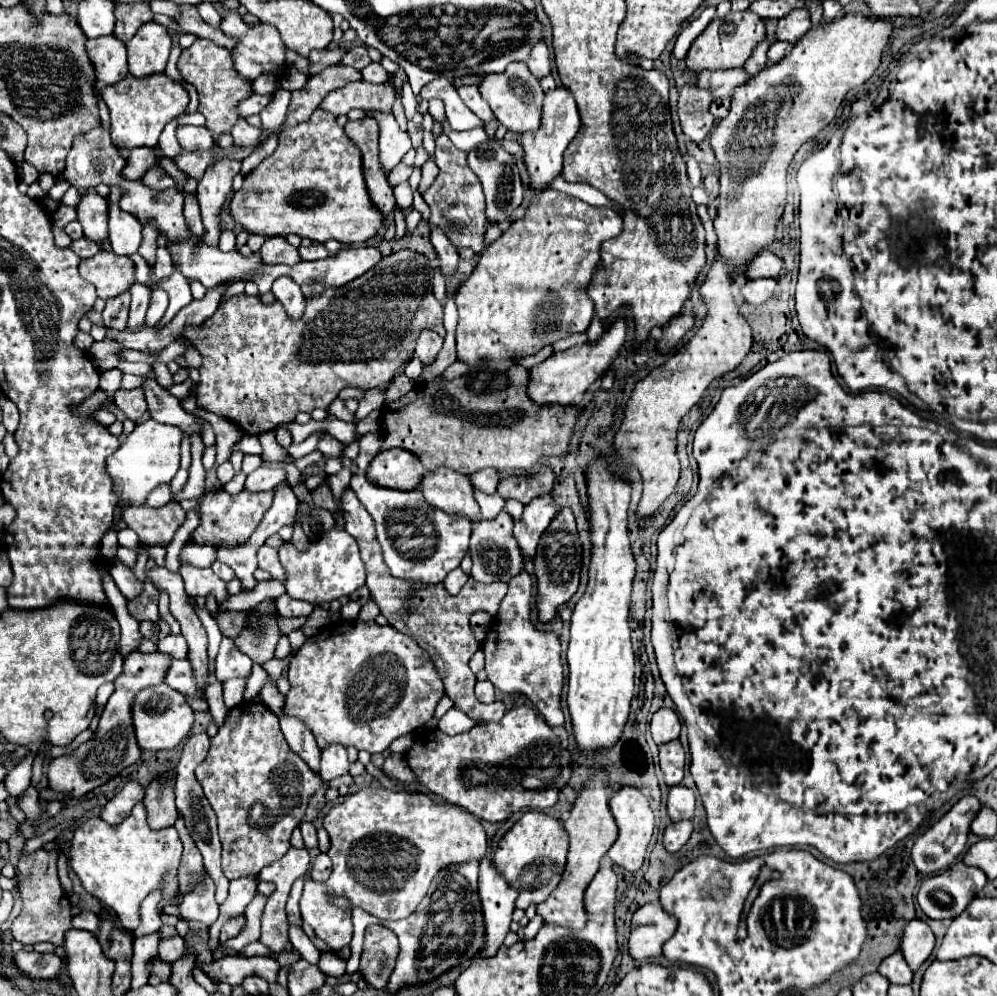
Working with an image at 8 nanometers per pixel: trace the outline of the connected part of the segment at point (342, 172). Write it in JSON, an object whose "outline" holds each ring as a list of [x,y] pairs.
{"outline":[[[321,108],[315,110],[315,114],[307,122],[293,126],[291,130],[283,130],[283,134],[279,134],[277,150],[267,156],[255,170],[251,170],[245,176],[241,190],[233,194],[229,214],[249,234],[261,234],[267,238],[297,234],[313,242],[327,242],[333,238],[343,244],[367,242],[379,232],[383,224],[383,216],[371,204],[371,198],[365,188],[359,148],[337,124],[337,116],[327,114]]]}

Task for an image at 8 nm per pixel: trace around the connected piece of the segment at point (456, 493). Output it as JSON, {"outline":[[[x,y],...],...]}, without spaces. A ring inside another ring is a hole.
{"outline":[[[439,468],[425,474],[419,488],[431,506],[471,518],[473,522],[479,518],[479,506],[473,500],[473,488],[467,476],[451,468]]]}

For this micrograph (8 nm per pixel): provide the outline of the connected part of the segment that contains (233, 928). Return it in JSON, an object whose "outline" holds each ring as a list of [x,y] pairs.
{"outline":[[[237,916],[237,918],[233,918],[233,920],[227,920],[225,926],[221,928],[219,940],[229,940],[229,938],[233,938],[235,934],[239,934],[243,928],[245,928],[245,916]]]}

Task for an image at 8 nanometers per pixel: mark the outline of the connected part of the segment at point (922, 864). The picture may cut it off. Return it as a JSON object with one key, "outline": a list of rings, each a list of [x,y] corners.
{"outline":[[[963,796],[935,826],[931,826],[913,846],[911,852],[911,860],[915,864],[915,868],[921,874],[933,874],[939,872],[943,868],[949,868],[953,864],[953,860],[959,856],[959,852],[965,848],[967,836],[969,836],[969,824],[973,822],[975,814],[979,812],[981,804],[975,796]]]}

